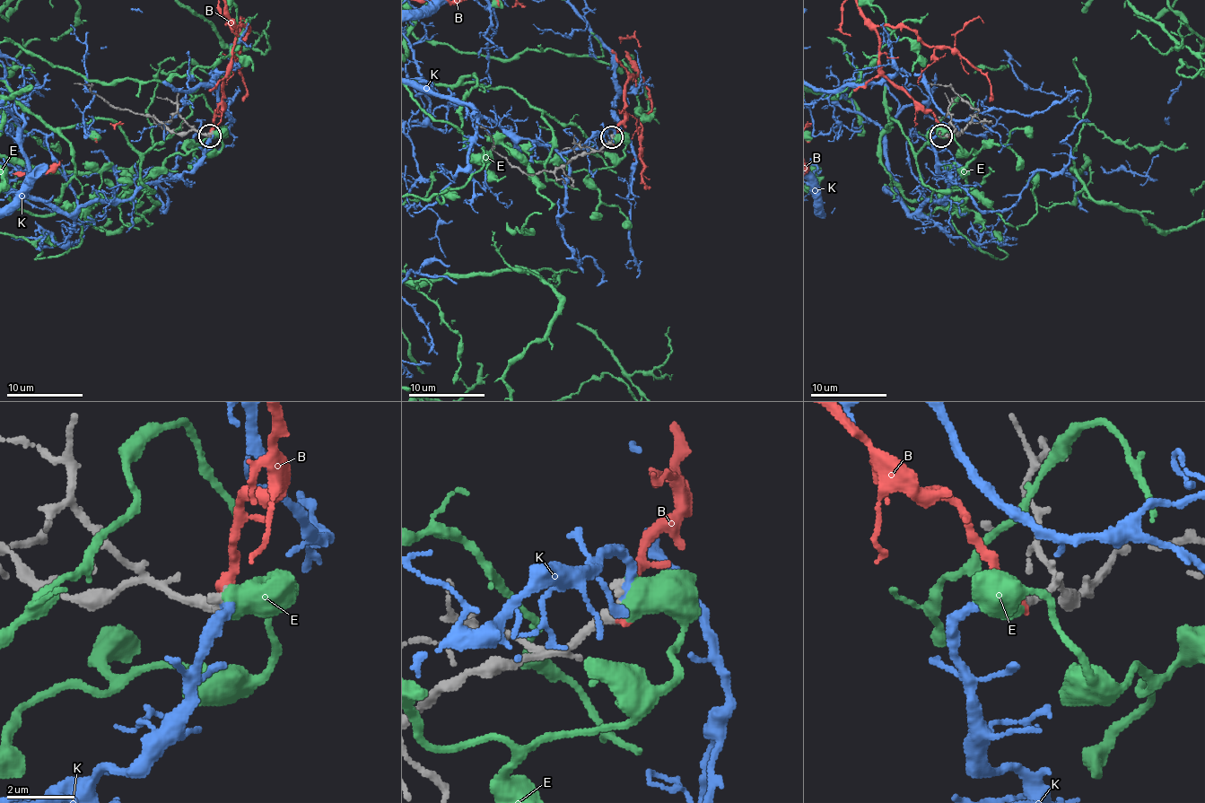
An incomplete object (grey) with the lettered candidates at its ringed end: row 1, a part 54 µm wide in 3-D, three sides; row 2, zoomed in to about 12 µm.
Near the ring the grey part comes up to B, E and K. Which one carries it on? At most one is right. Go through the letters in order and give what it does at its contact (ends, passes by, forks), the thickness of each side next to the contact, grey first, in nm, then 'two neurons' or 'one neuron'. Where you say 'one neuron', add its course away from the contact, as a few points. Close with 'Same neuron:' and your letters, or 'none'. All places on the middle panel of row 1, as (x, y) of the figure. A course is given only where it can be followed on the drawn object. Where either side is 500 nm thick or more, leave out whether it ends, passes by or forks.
B: it ends there; 280 nm thick on the grey side, 480 nm on the other; two neurons
E: 400 nm thick on the grey side, 750 nm on the other; two neurons
K: it ends there; 240 nm thick on the grey side, 360 nm on the other; one neuron
Same neuron: K

